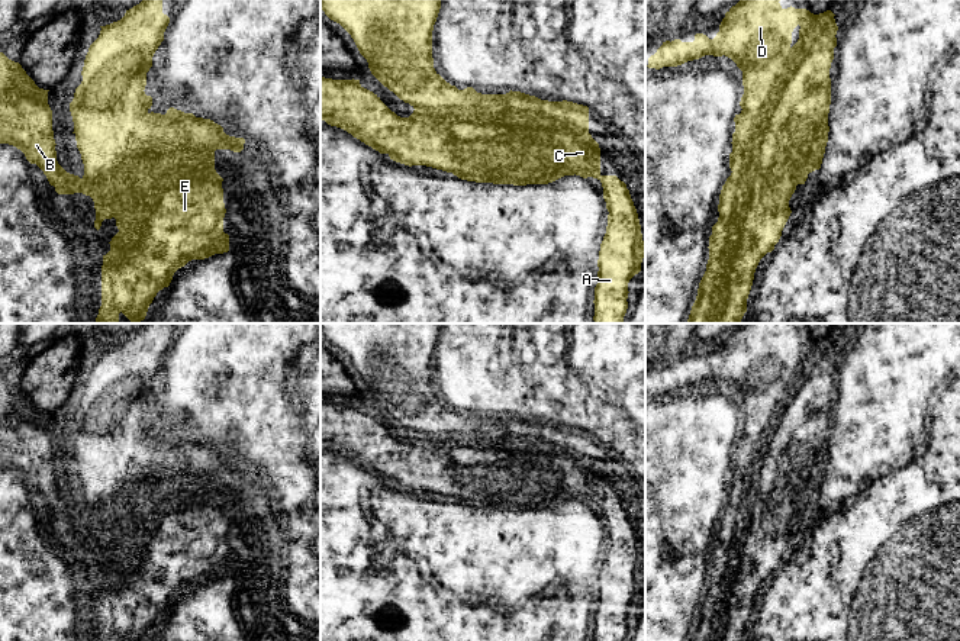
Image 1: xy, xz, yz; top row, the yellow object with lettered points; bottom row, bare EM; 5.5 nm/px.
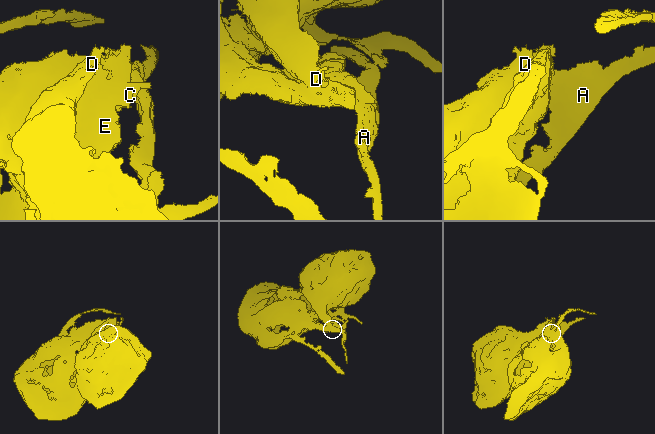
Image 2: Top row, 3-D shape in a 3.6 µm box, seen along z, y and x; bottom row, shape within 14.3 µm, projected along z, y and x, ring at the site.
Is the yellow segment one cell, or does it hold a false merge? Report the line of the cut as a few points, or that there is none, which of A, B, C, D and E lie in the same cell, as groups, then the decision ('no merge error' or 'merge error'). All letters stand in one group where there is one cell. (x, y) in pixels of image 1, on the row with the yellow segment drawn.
xy (148, 113), (131, 187), (119, 196), (96, 189), (92, 197) | A B C E / D | merge error

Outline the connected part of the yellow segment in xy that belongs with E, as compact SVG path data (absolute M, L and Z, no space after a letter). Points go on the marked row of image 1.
M0 52L0 144L20 149L30 164L44 171L58 194L93 194L97 231L104 220L106 204L117 212L115 219L119 232L109 242L110 251L103 255L107 290L116 309L148 309L157 293L170 286L178 268L191 260L229 251L229 235L223 232L223 178L215 170L215 151L241 152L244 138L229 136L213 120L174 107L165 115L151 112L139 132L141 155L135 158L129 171L132 189L116 197L106 189L96 190L87 180L67 173L58 164L48 91L39 88L19 62Z

